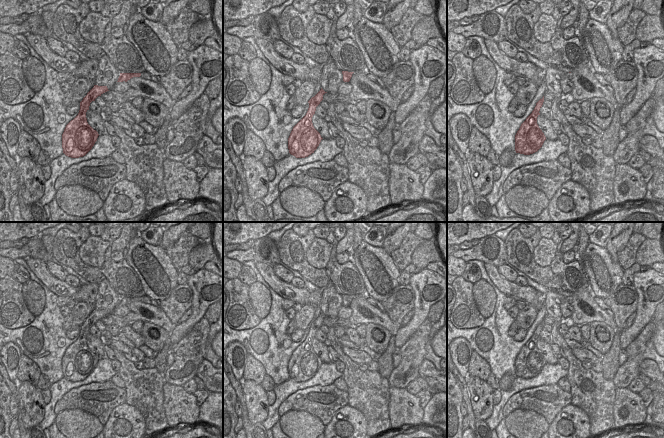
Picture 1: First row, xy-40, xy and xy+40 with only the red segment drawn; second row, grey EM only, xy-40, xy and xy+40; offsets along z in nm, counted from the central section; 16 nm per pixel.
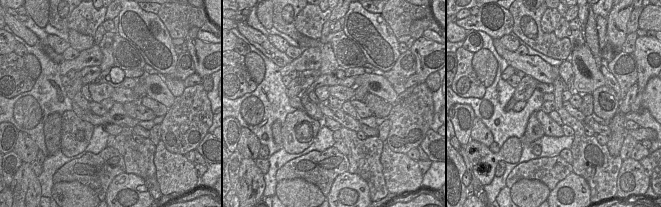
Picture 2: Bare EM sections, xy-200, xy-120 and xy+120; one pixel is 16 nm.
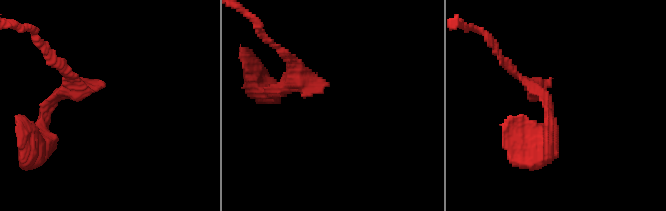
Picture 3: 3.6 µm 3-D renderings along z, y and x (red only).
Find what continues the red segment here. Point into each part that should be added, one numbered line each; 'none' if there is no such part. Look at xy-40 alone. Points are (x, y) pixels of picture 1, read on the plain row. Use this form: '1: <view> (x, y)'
1: xy-40 (144, 299)

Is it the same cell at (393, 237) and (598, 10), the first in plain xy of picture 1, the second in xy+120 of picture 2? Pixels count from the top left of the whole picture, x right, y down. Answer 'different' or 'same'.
different

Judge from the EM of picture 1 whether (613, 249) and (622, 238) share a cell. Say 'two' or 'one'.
one

